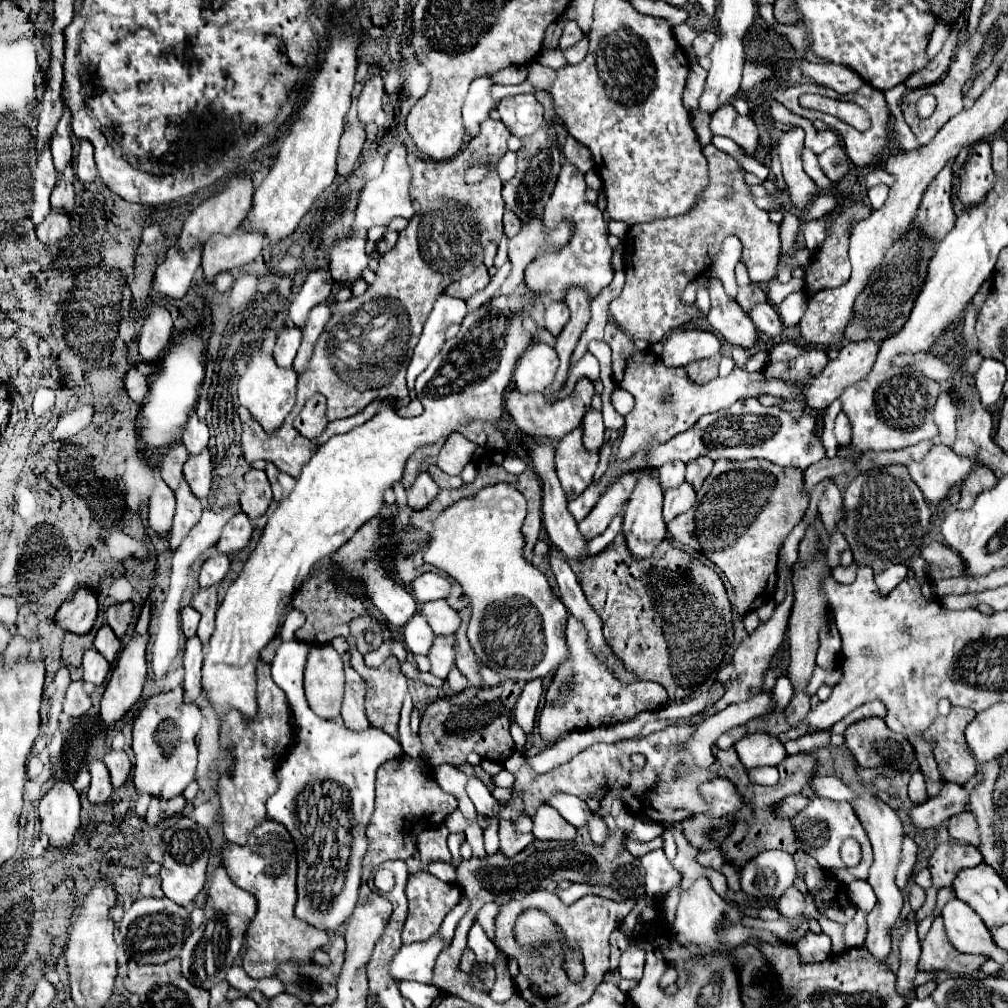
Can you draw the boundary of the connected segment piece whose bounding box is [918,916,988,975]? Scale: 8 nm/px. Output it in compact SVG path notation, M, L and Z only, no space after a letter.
M935 918L922 941L922 955L918 963L918 971L944 971L952 975L970 975L980 971L980 967L988 961L988 957L960 953L948 941L943 919Z

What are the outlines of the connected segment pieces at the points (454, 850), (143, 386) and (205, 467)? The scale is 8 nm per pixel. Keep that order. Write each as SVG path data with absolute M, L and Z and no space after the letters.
M456 833L456 835L450 835L450 837L448 837L448 847L450 847L450 853L452 853L454 865L458 865L462 861L460 847L462 847L464 841L466 841L464 833Z
M138 363L138 365L134 365L126 373L124 385L126 385L126 391L128 391L128 395L130 395L132 401L136 401L136 403L144 401L146 391L148 391L148 377L152 375L152 371L154 371L154 365Z
M210 449L198 453L198 457L188 457L184 465L184 477L196 497L204 499L212 485L212 455Z

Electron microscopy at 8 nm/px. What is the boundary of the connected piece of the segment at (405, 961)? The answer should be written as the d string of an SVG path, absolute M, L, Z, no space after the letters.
M436 933L428 941L402 945L396 957L388 965L388 973L394 981L418 981L430 983L434 961L442 951L440 935Z

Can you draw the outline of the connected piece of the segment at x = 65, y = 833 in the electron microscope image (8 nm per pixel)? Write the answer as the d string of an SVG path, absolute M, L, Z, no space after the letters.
M56 781L52 789L48 789L48 793L40 801L40 821L42 821L42 831L48 833L50 843L54 847L72 843L74 833L80 827L80 797L70 781Z

